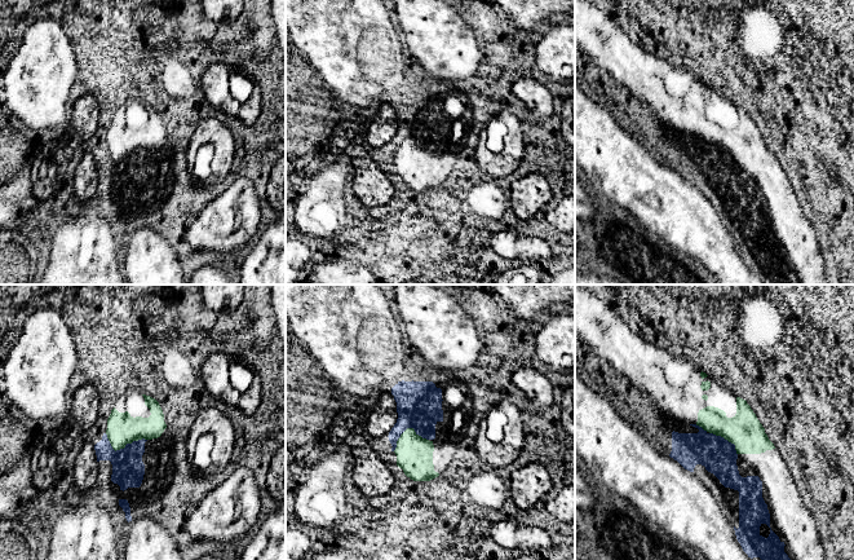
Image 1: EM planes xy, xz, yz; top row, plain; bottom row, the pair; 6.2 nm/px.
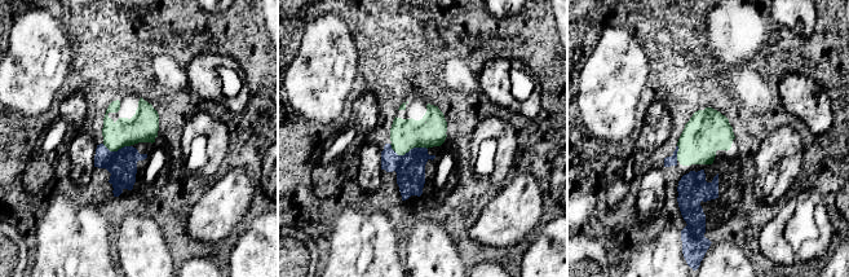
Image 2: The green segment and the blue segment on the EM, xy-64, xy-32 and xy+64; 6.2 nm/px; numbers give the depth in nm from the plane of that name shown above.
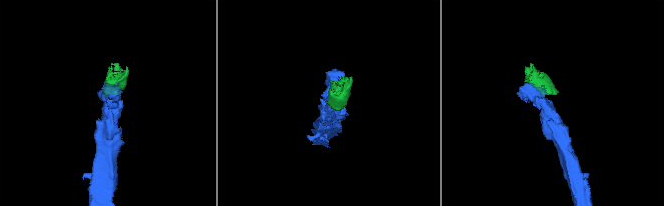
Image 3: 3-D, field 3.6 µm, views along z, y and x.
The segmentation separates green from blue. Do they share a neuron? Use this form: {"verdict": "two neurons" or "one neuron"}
{"verdict": "two neurons"}

